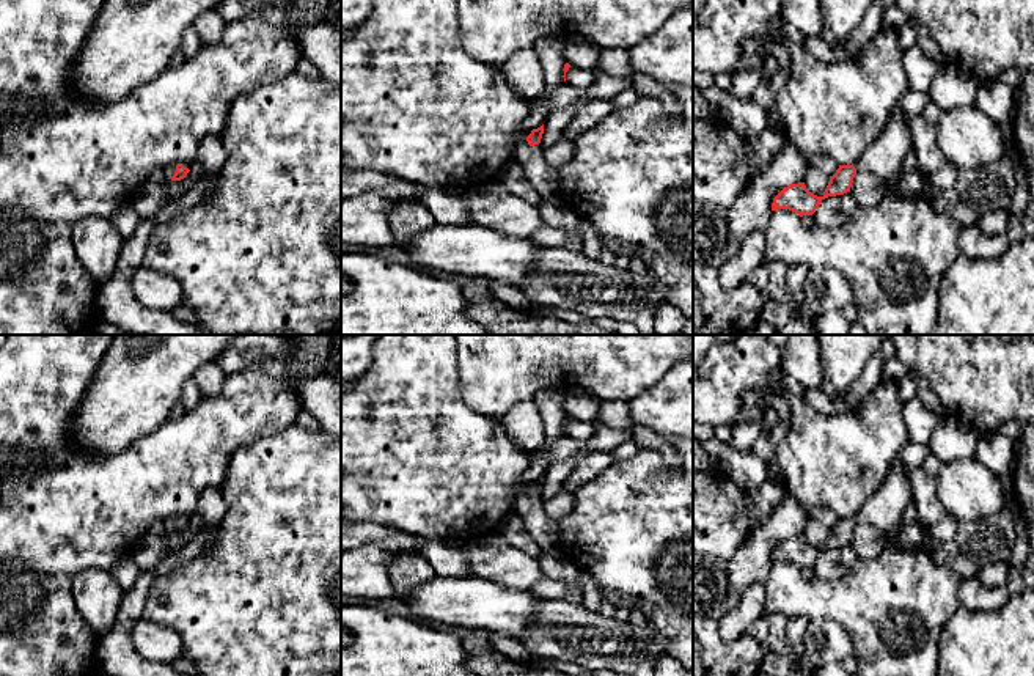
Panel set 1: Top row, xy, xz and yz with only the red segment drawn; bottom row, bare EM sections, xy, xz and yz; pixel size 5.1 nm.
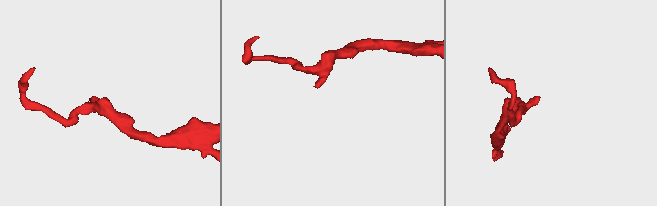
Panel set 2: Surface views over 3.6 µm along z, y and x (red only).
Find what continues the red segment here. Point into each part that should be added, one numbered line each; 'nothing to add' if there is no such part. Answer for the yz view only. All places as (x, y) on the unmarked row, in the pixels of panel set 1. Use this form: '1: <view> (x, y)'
1: yz (885, 510)

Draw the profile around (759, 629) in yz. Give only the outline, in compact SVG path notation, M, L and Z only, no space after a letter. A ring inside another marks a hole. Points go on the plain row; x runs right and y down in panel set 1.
M764 613L762 616L759 616L748 629L748 634L759 643L762 645L767 637L768 637L768 619L767 615Z

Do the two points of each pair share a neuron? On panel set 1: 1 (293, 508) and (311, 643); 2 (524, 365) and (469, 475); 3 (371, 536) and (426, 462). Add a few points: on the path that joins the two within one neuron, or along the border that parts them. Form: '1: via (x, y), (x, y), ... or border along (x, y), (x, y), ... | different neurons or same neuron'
1: via (311, 541), (311, 610) | same neuron
2: border along (464, 403), (480, 414), (500, 420) | different neurons
3: border along (357, 522), (379, 522), (417, 535) | different neurons

